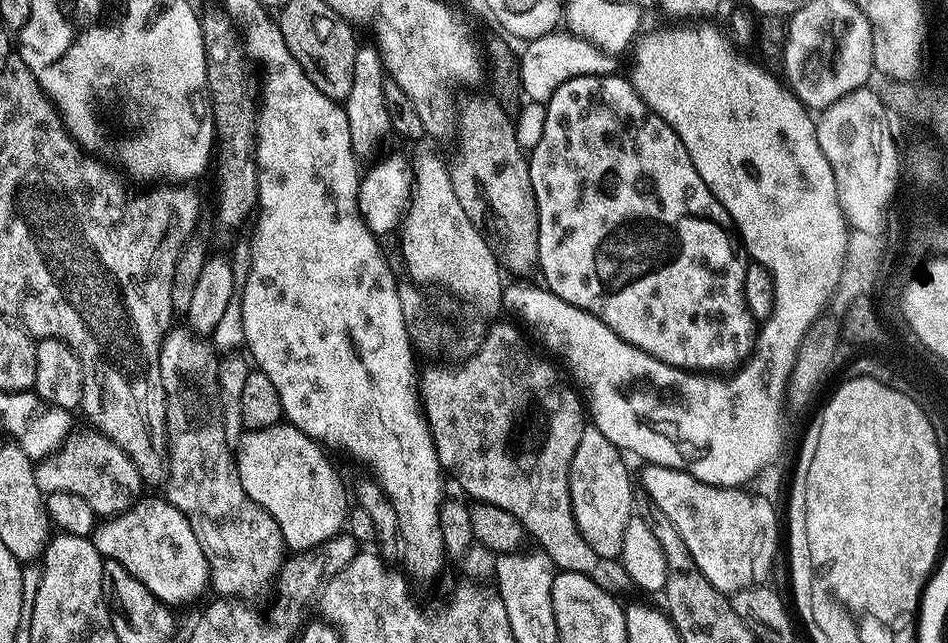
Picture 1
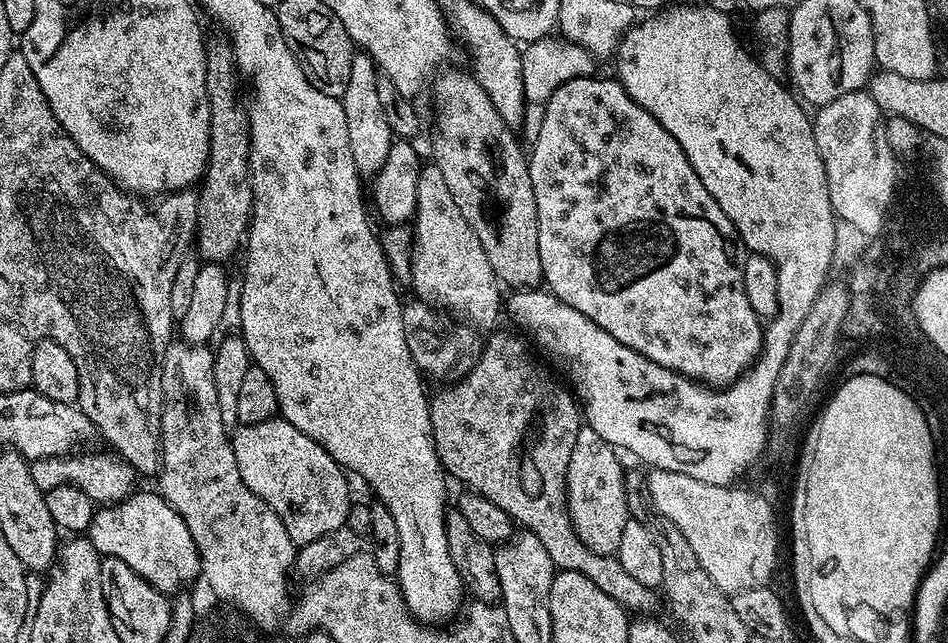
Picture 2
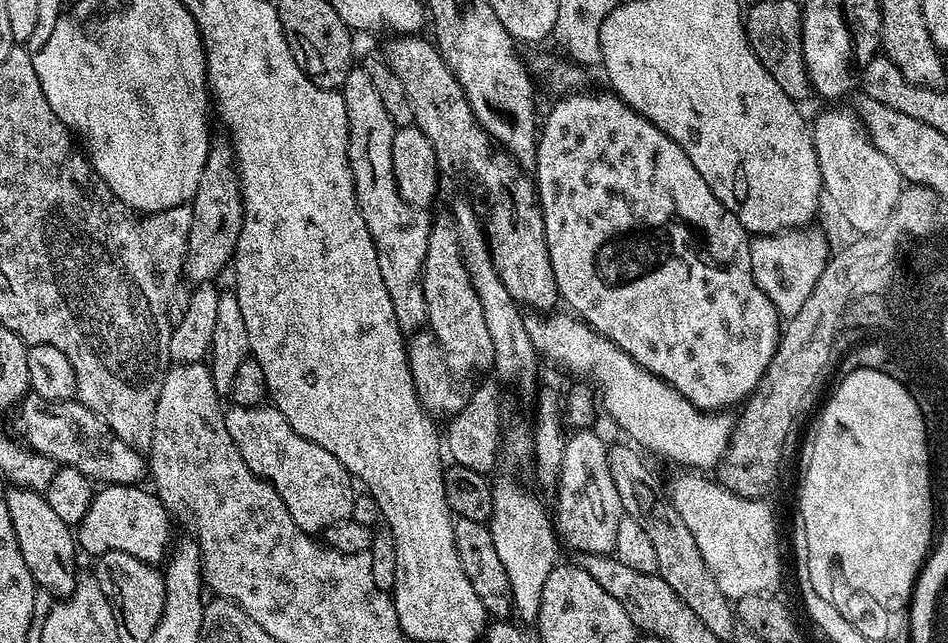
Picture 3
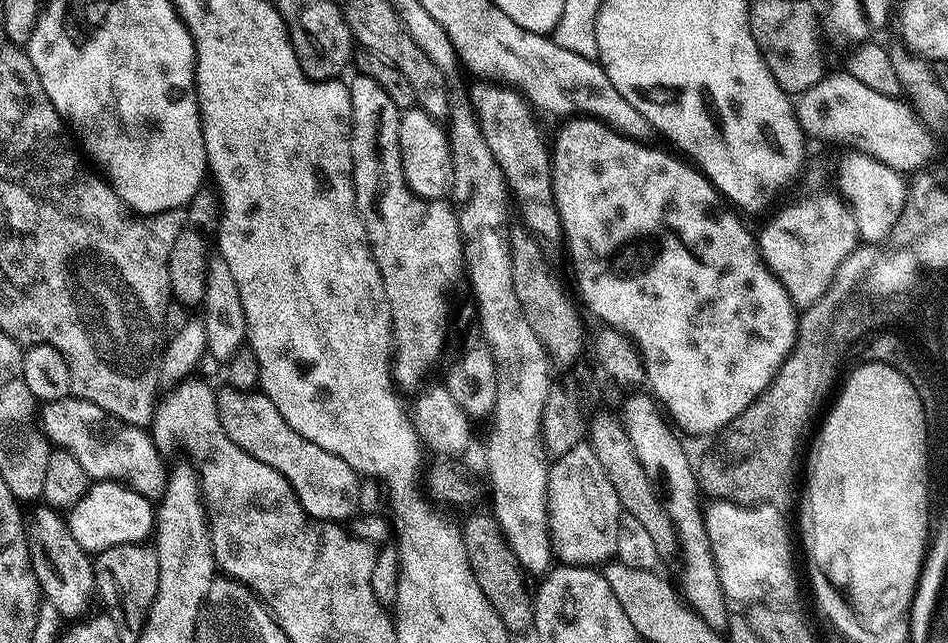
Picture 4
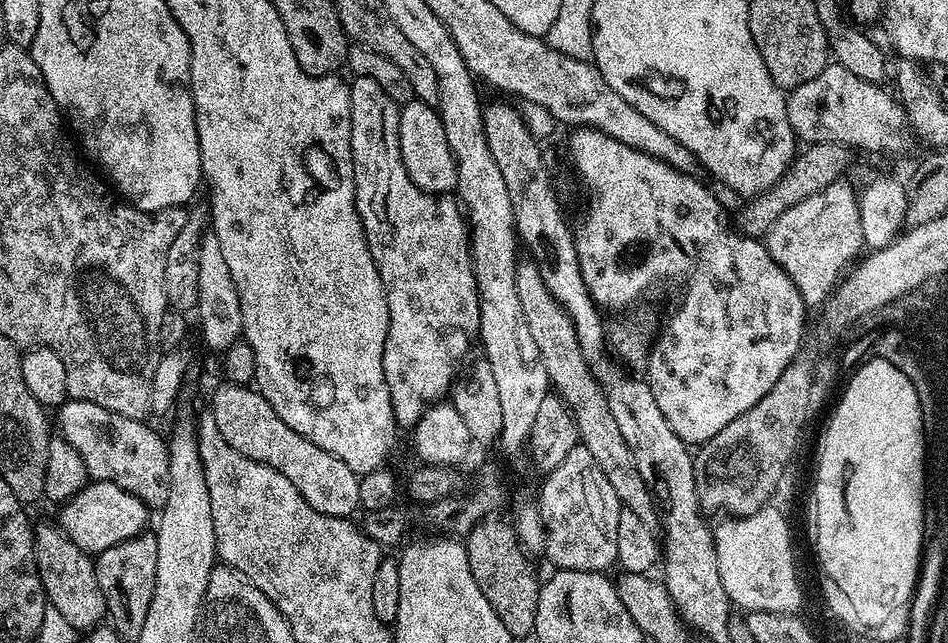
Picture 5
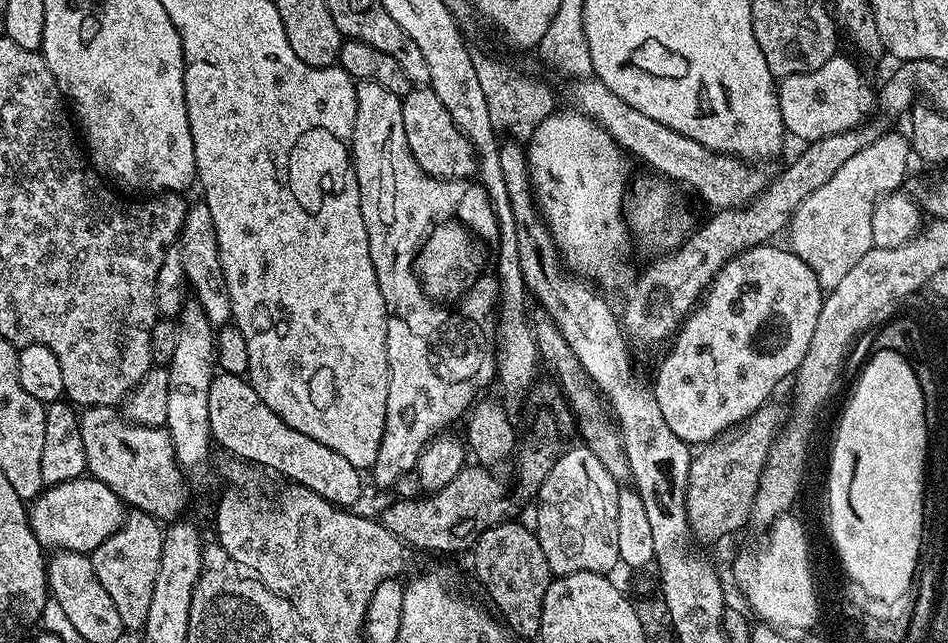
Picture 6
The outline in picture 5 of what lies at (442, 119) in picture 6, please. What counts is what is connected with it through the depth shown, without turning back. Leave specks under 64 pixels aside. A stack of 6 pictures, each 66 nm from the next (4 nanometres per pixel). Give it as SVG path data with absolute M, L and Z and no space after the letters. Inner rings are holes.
M414 99L401 107L399 116L399 148L406 174L424 192L448 194L456 187L456 158L446 142L446 130L439 111L431 104Z

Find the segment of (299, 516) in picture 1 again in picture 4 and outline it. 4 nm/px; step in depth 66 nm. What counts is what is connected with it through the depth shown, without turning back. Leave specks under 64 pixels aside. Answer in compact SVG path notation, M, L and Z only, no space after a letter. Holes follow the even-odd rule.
M221 387L216 392L218 402L218 418L222 422L222 430L250 458L258 458L258 462L266 462L296 492L296 499L304 507L304 513L313 520L331 520L344 522L357 511L358 490L361 477L342 458L330 454L330 450L322 450L322 446L314 446L302 434L298 434L278 414L278 406L270 402L270 398L259 390L239 392L236 388Z

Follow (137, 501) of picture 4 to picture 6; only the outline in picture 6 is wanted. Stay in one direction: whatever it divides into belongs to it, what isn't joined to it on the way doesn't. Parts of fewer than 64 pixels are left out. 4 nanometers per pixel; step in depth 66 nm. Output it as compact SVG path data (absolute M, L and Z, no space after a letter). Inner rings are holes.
M88 474L70 482L45 487L44 491L31 501L28 508L28 521L32 527L32 533L38 538L40 545L48 550L85 554L91 554L95 548L102 546L102 542L106 542L106 538L110 538L110 534L114 534L114 530L118 530L122 526L125 515L126 505L123 500L118 498L118 494L114 494L114 490L110 490L110 486L98 482Z

